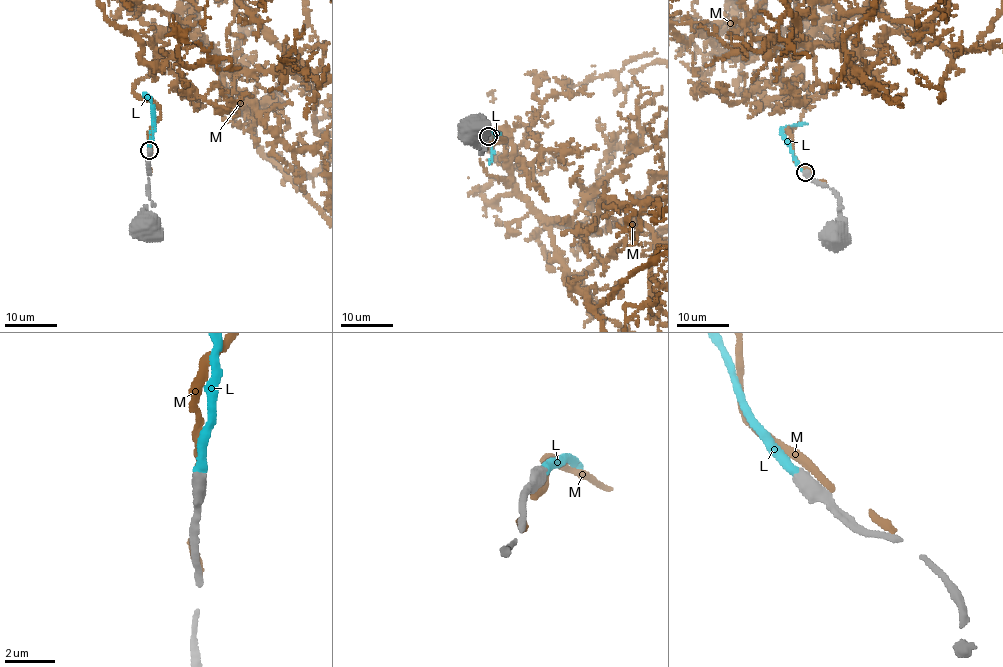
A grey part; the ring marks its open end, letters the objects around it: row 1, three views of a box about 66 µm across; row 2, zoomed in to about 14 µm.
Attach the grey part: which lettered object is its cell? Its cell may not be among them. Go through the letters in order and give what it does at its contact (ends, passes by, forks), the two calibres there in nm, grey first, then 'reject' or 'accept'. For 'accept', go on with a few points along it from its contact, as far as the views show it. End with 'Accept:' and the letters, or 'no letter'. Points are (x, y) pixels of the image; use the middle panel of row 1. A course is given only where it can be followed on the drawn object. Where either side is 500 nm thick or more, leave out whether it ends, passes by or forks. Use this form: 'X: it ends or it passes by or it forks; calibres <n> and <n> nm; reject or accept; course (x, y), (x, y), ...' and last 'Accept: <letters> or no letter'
L: calibres 550 and 400 nm; accept; course (489, 137), (498, 135), (492, 142), (490, 163)
M: calibres 650 and 440 nm; reject
Accept: L

